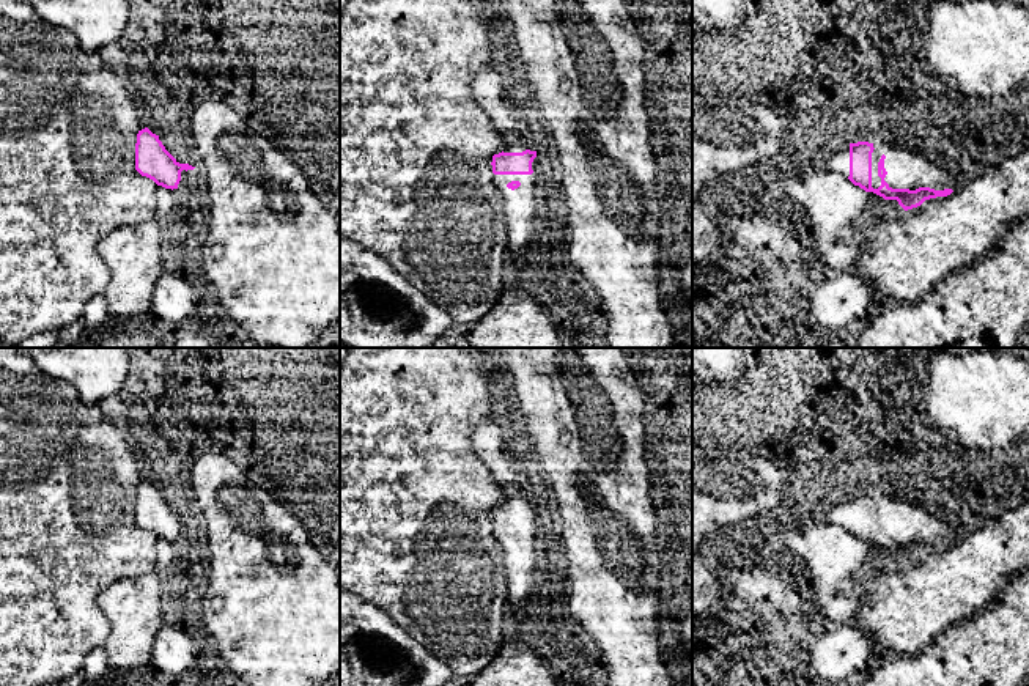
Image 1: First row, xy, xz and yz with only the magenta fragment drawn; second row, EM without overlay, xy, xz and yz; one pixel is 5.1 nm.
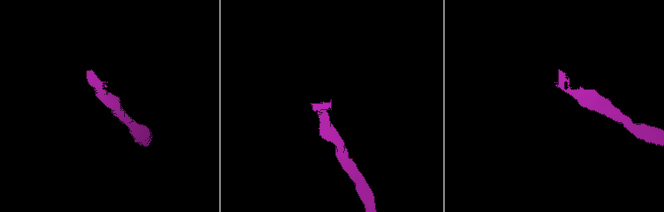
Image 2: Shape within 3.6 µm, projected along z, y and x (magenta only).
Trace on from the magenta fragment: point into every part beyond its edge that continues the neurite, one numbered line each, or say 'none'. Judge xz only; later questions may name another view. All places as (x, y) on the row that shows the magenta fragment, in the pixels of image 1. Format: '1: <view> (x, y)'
1: xz (518, 147)

